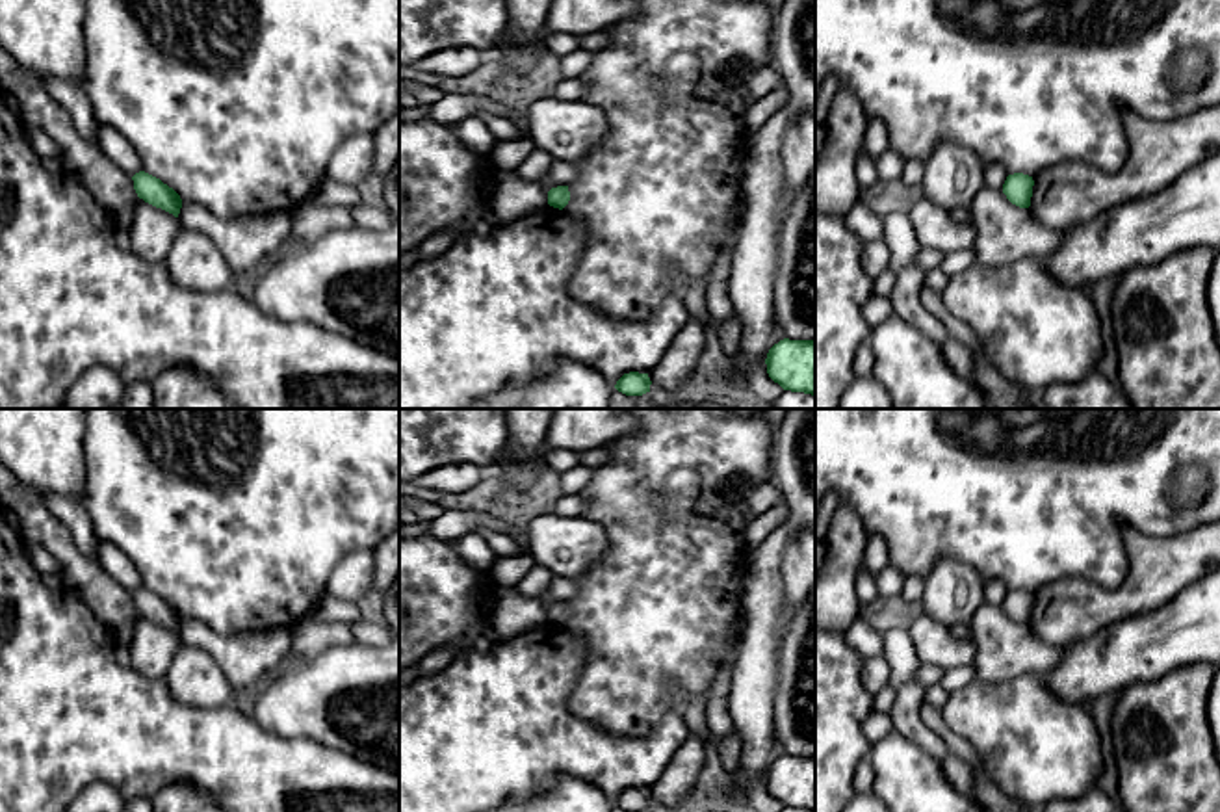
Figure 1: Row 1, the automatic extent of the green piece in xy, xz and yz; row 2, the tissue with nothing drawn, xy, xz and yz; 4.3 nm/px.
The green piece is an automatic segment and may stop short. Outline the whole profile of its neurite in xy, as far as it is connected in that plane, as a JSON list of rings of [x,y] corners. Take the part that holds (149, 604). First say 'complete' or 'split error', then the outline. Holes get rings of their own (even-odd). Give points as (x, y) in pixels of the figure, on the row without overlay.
complete; [[[145,587],[136,589],[132,596],[139,615],[178,634],[182,615],[173,604]]]

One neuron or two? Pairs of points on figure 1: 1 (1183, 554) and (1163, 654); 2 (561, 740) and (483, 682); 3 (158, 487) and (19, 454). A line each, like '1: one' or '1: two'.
1: two
2: one
3: two

